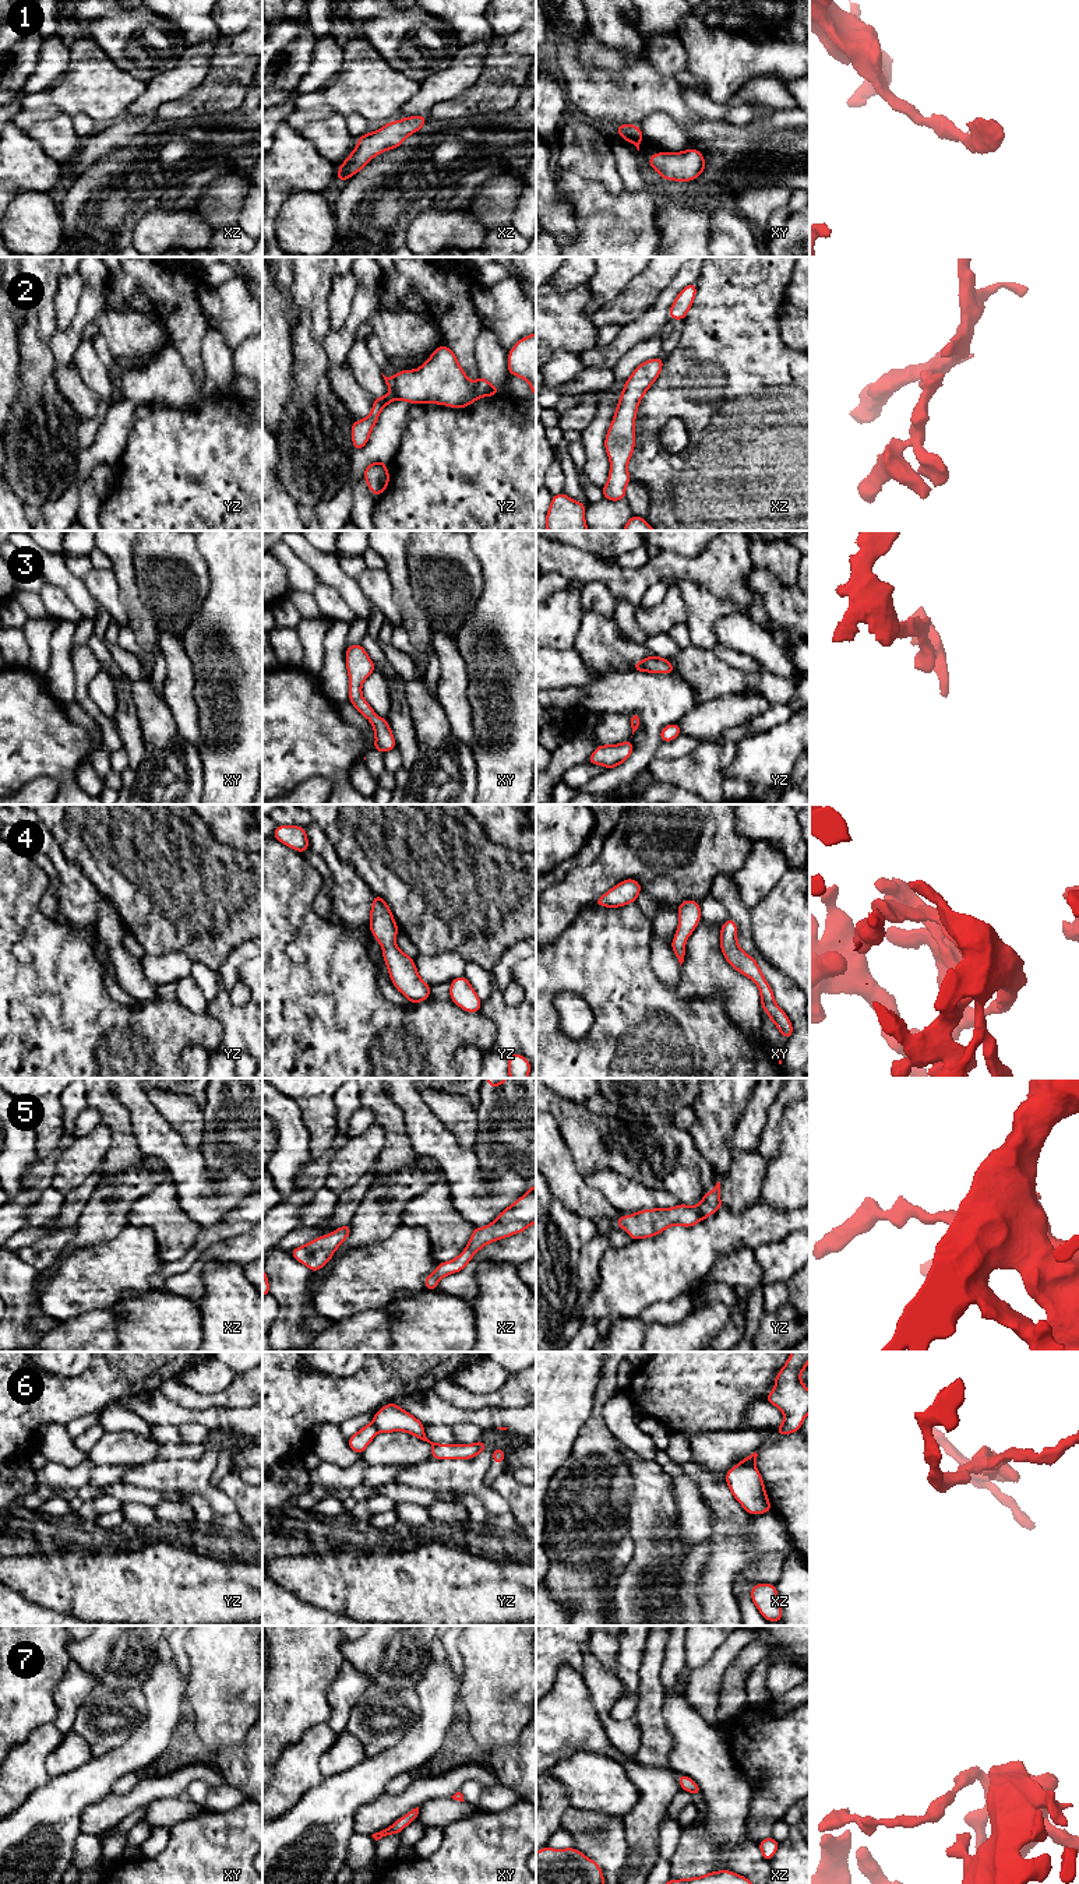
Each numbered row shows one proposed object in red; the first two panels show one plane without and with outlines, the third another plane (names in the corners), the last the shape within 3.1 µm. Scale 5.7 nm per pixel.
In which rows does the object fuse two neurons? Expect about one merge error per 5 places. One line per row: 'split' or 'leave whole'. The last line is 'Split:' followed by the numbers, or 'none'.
1: leave whole
2: leave whole
3: leave whole
4: leave whole
5: leave whole
6: split
7: leave whole
Split: 6

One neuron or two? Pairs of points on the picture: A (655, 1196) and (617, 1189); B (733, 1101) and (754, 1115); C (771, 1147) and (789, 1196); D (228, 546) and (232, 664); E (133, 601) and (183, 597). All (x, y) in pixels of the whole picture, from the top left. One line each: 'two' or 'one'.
A: one
B: two
C: two
D: one
E: two

